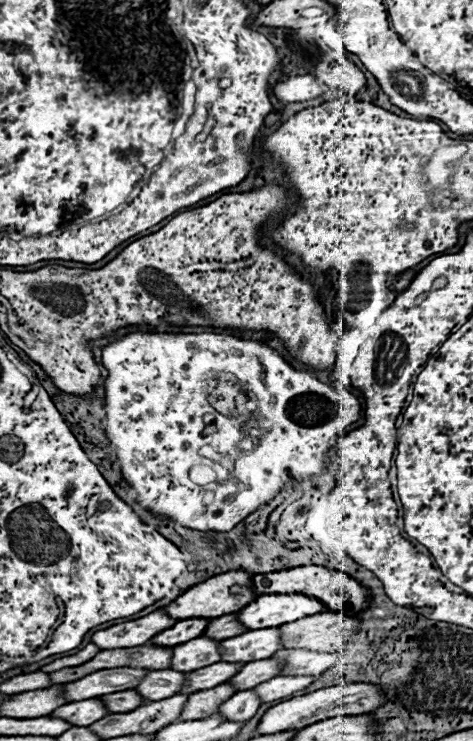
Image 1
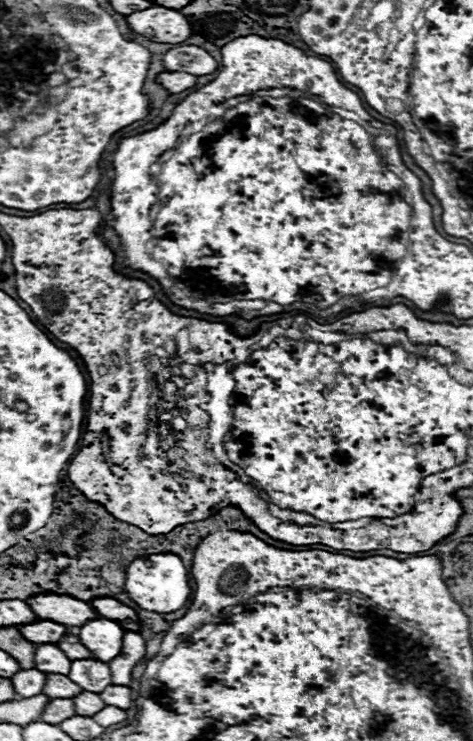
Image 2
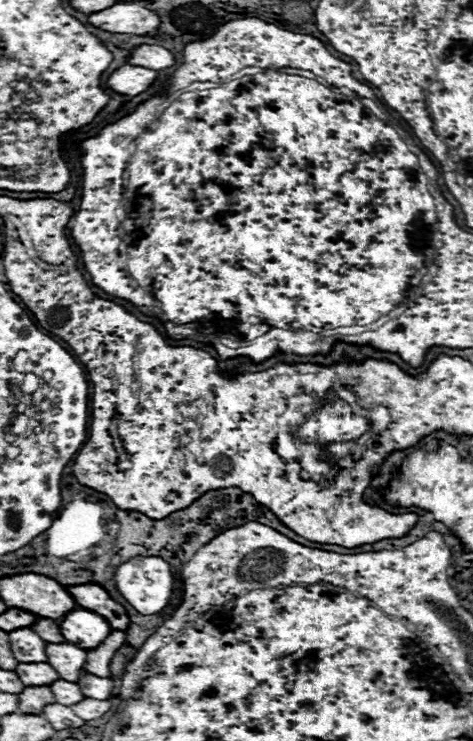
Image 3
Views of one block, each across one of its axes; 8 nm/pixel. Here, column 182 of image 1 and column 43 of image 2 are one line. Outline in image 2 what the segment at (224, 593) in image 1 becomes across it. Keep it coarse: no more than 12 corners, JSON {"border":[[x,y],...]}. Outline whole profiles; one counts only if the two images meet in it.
{"border":[[54,592],[26,604],[38,618],[82,626],[98,614],[88,602]]}

